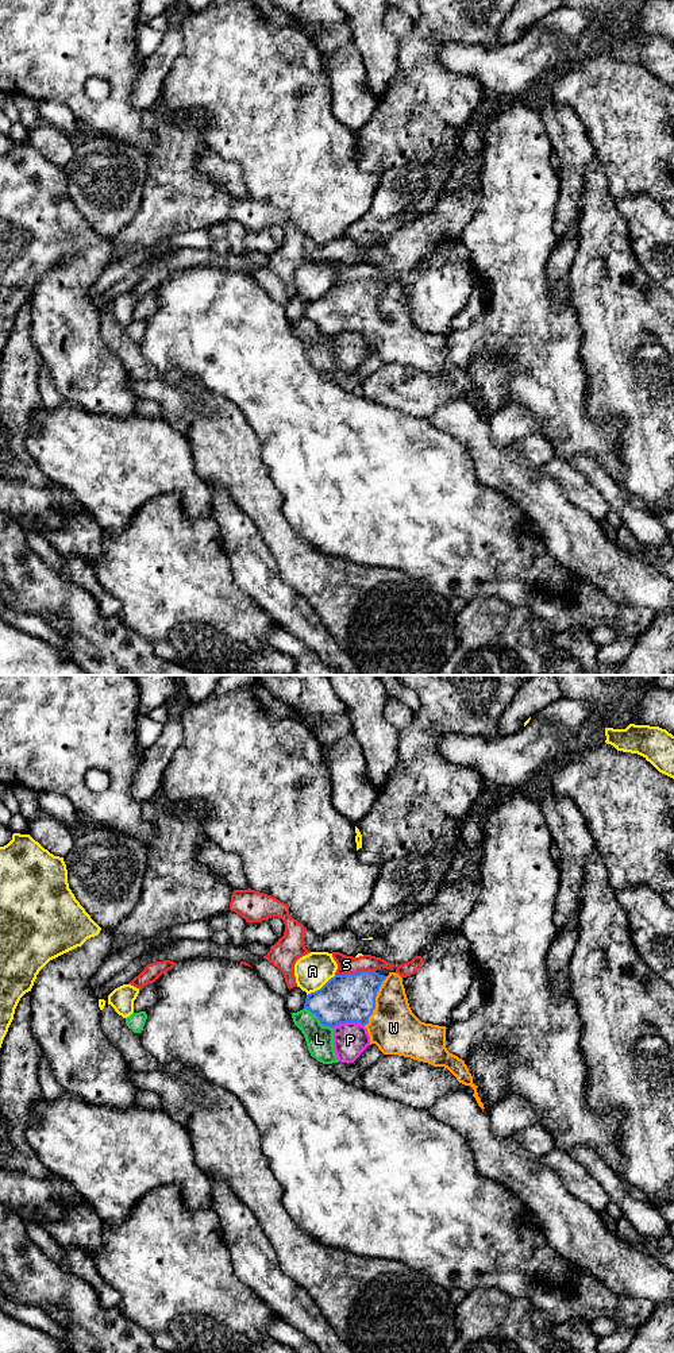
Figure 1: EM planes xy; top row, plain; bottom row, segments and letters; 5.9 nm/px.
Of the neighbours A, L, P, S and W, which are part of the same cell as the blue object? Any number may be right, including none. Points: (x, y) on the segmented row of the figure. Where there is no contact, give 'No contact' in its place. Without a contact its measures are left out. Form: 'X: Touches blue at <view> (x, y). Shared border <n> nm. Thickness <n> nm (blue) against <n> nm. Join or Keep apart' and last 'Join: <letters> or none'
A: Touches blue at xy (322, 987). Shared border 220 nm. Thickness 280 nm (blue) against 220 nm. Keep apart
L: Touches blue at xy (319, 1020). Shared border 200 nm. Thickness 280 nm (blue) against 160 nm. Keep apart
P: Touches blue at xy (347, 1021). Shared border 190 nm. Thickness 280 nm (blue) against 200 nm. Keep apart
S: Touches blue at xy (354, 974). Shared border 240 nm. Thickness 280 nm (blue) against 110 nm. Keep apart
W: Touches blue at xy (374, 1001). Shared border 320 nm. Thickness 280 nm (blue) against 300 nm. Join
Join: W

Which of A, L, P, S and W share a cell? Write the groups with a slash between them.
A / L / P / S / W

